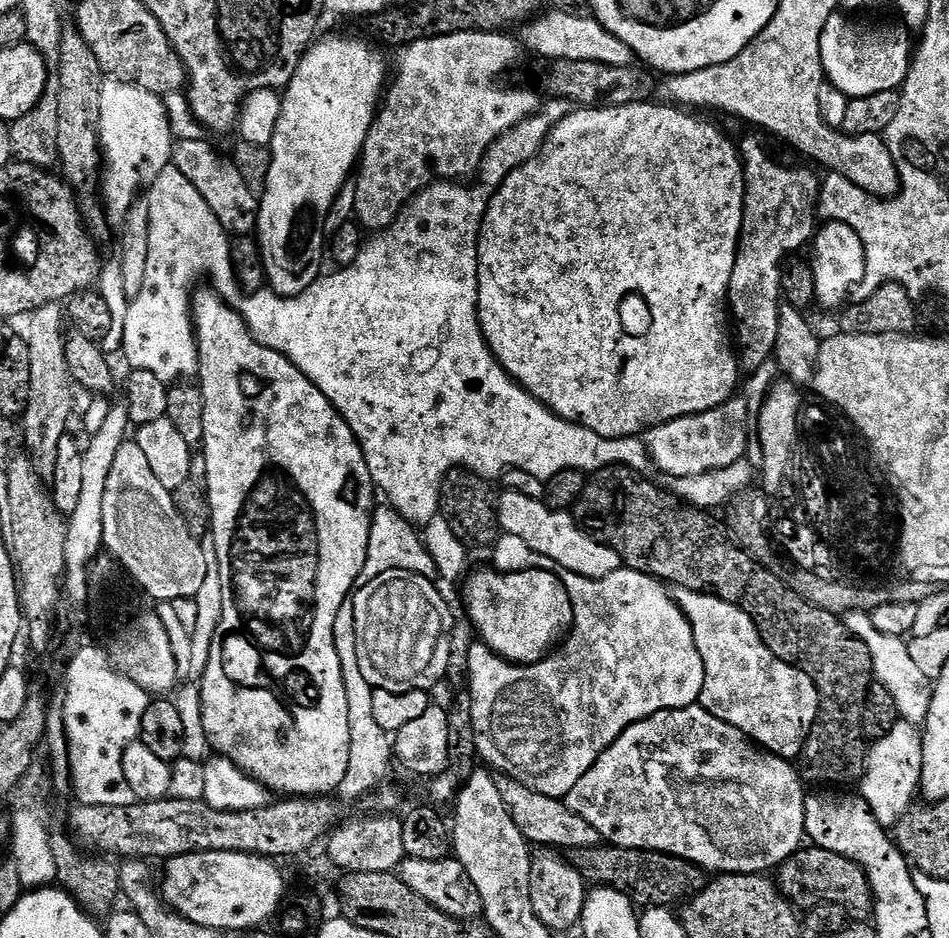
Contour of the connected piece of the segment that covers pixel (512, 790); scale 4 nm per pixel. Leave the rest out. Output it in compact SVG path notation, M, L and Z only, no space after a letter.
M505 775L497 779L496 785L498 794L502 794L502 802L506 802L506 810L510 810L510 818L514 818L514 826L522 830L529 845L545 844L548 847L545 849L548 850L601 847L598 830L594 830L594 826L590 826L586 818L578 818L578 814L574 814L574 810L570 810L563 799L531 792L521 780L511 780Z

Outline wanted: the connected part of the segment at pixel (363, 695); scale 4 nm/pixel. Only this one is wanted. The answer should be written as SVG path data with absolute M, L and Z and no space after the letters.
M350 598L344 600L334 620L334 642L342 666L343 685L346 686L346 706L350 706L350 766L346 766L346 778L338 792L344 796L363 797L387 777L384 775L388 772L388 763L394 760L394 740L374 719L373 688L370 682L366 682L366 678L362 678L362 670L358 666L357 624L354 622L354 608Z

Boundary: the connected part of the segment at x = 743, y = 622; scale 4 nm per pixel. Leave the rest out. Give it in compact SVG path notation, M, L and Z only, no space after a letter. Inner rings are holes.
M676 588L674 599L692 621L694 642L702 654L704 685L698 701L714 718L722 718L761 749L795 761L820 714L820 691L802 670L782 662L762 642L750 614L717 596ZM696 616L720 616L698 620Z

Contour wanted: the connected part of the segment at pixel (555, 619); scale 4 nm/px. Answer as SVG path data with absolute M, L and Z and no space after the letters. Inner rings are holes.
M485 566L463 581L464 608L479 639L489 650L513 664L536 664L572 631L572 603L556 572L541 568L498 572Z

